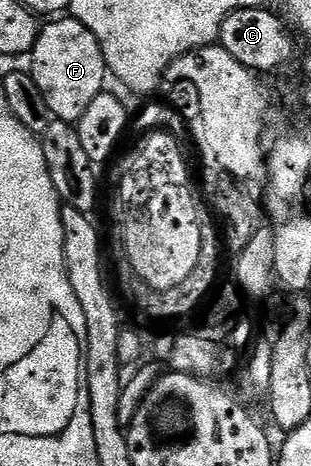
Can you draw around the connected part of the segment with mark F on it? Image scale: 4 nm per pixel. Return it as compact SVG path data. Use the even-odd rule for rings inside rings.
M56 17L45 23L48 24L40 27L40 35L30 52L30 74L38 89L42 89L42 97L46 97L46 105L53 116L76 125L82 113L86 113L90 101L105 90L104 78L107 80L110 72L98 45L98 37L94 37L86 25L71 17Z

